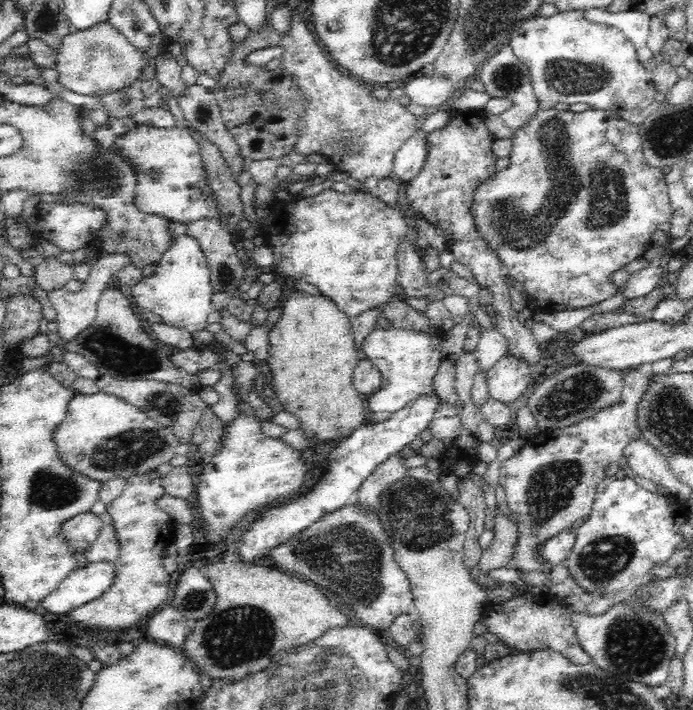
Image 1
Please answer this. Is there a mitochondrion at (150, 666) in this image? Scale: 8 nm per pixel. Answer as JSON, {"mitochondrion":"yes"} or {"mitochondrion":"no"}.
{"mitochondrion":"no"}

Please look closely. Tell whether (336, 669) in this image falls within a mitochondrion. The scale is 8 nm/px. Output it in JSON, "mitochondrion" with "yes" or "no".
{"mitochondrion":"yes"}

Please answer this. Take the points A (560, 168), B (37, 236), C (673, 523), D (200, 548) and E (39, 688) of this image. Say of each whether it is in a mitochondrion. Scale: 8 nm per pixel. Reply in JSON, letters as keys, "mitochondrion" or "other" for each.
{"A":"mitochondrion","B":"other","C":"other","D":"other","E":"mitochondrion"}

